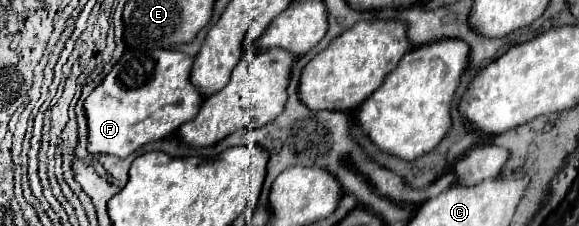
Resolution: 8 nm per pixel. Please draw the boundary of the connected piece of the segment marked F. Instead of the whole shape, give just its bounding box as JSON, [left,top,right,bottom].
[86,49,204,157]

